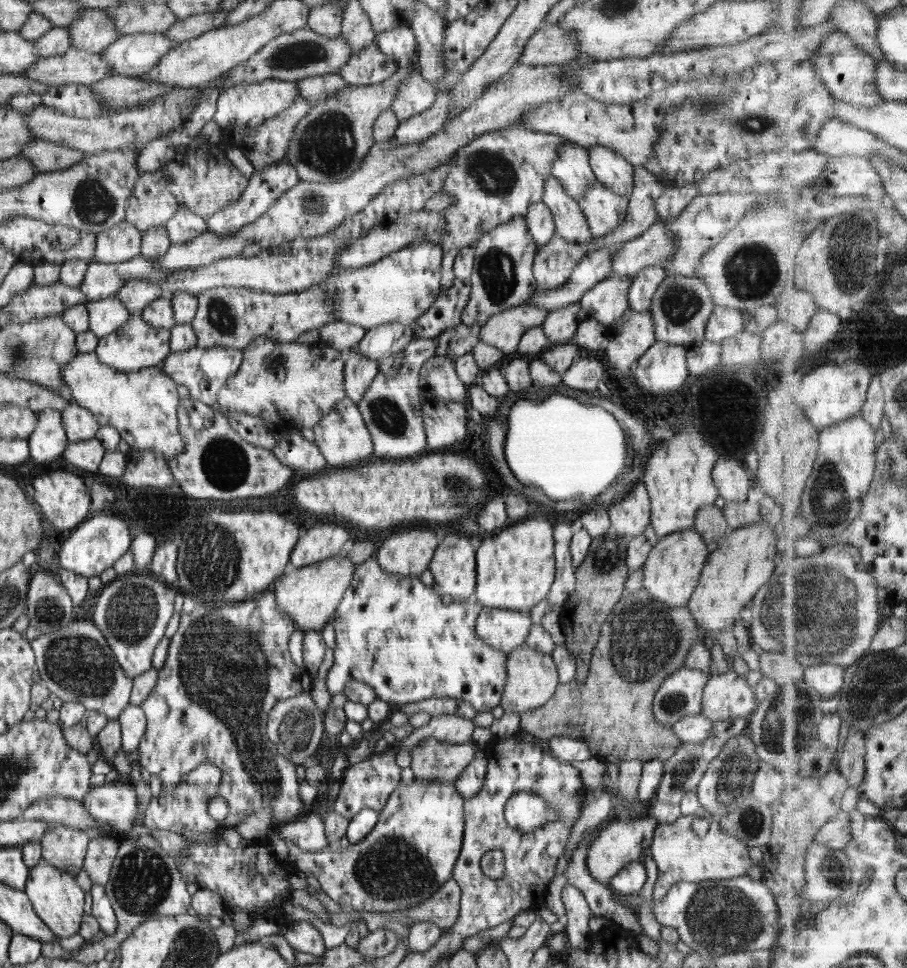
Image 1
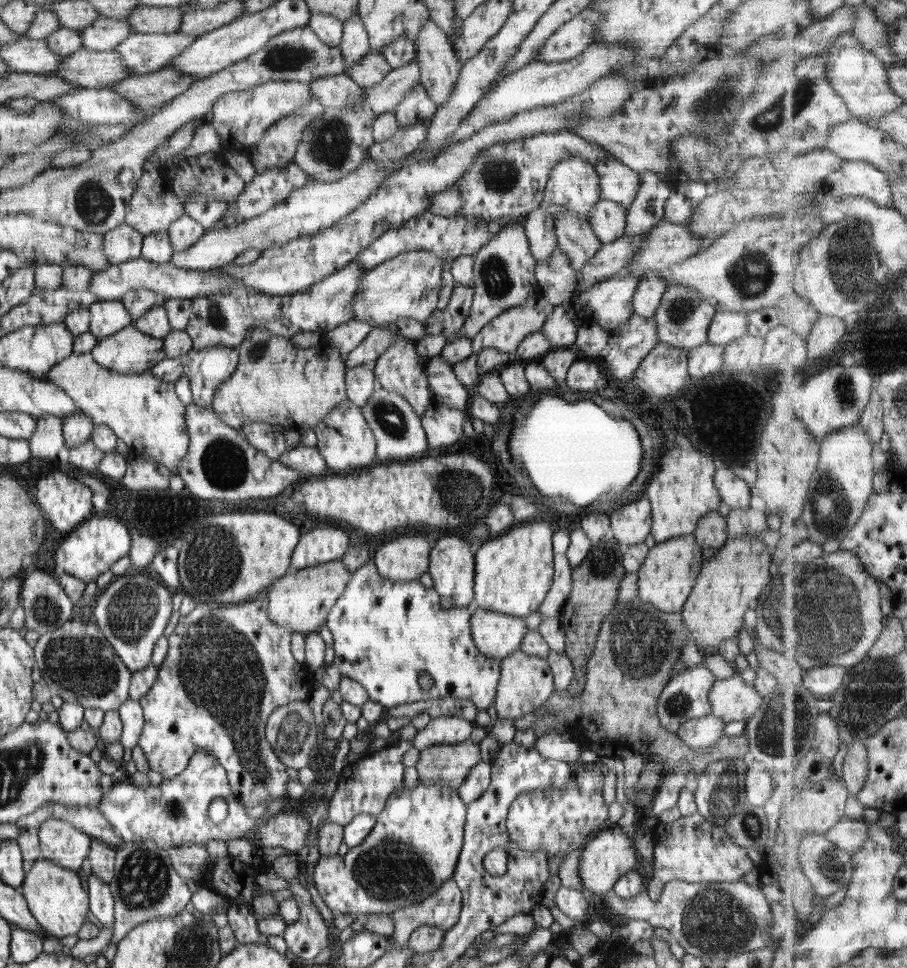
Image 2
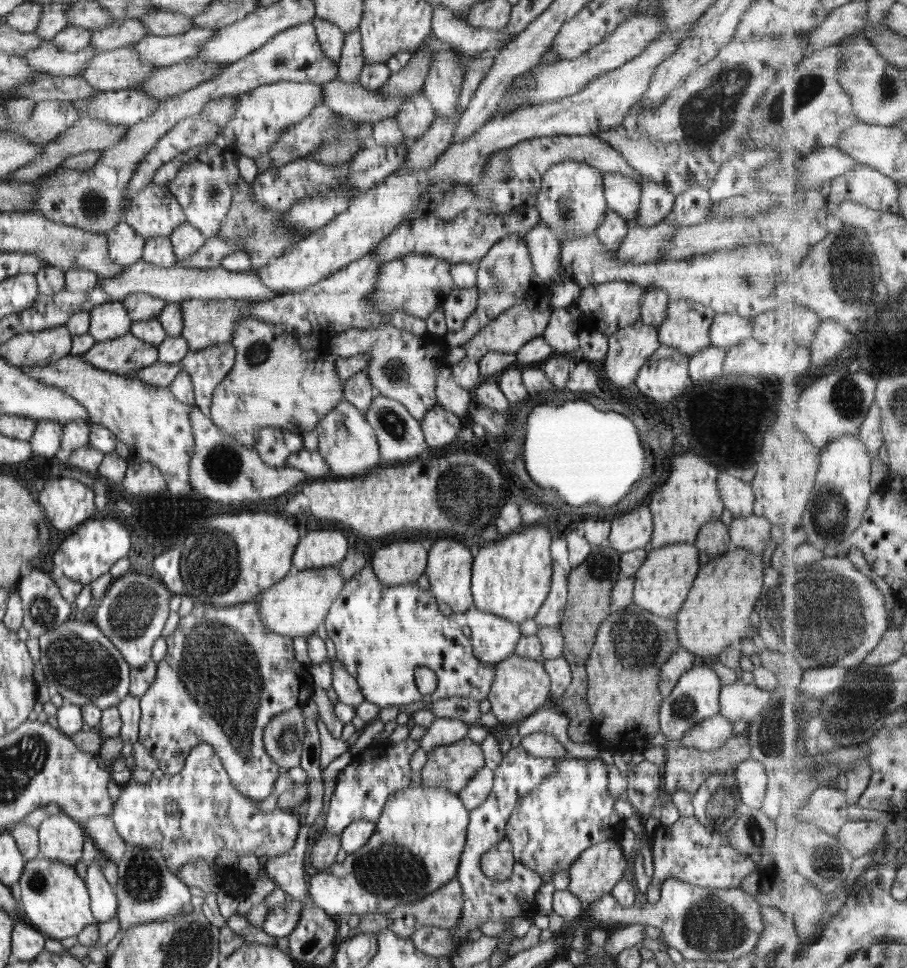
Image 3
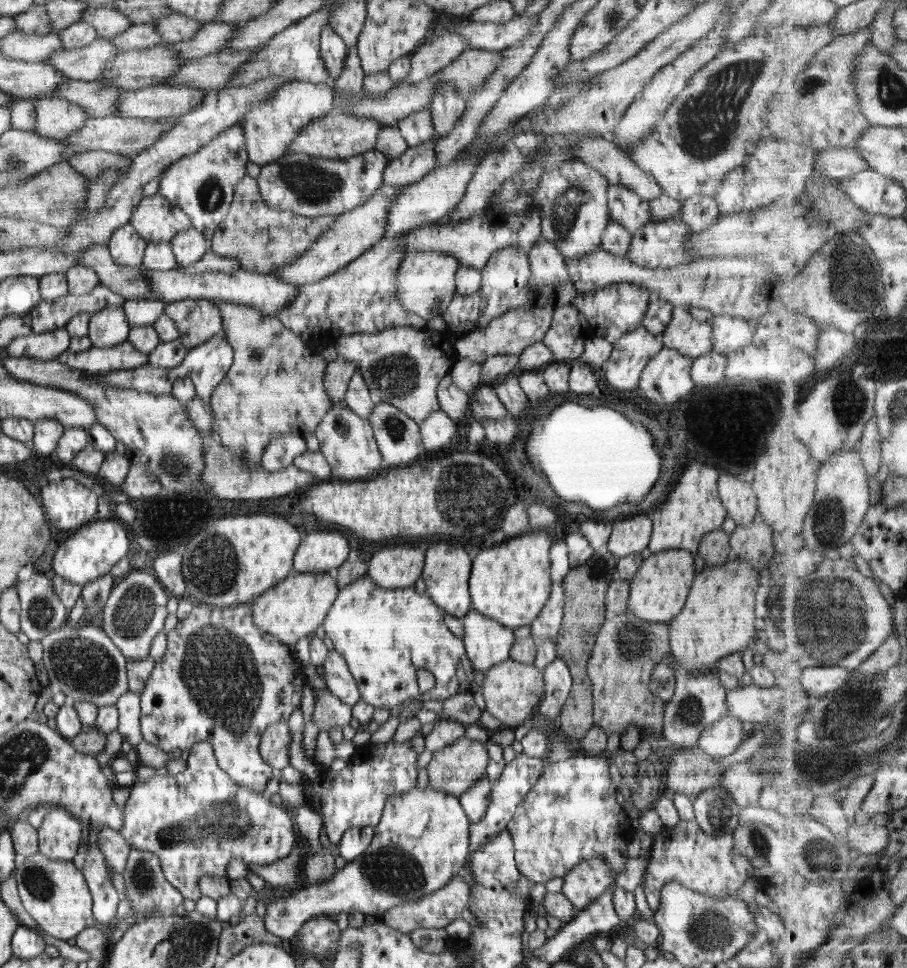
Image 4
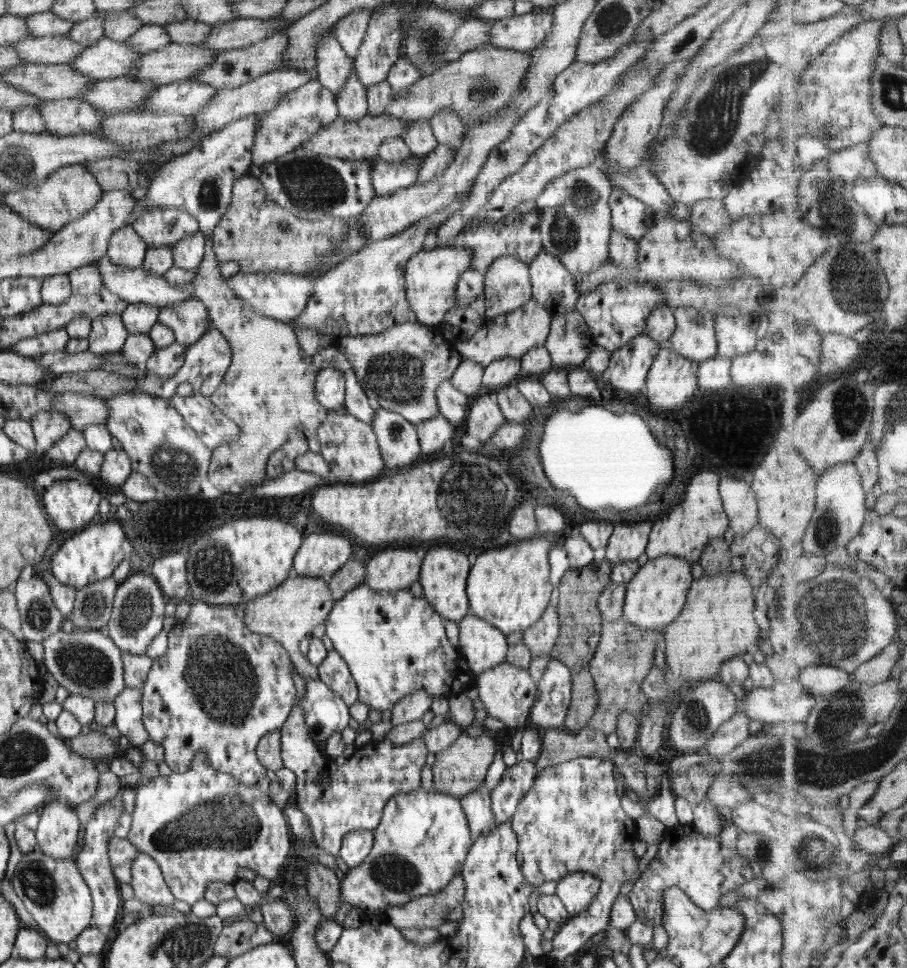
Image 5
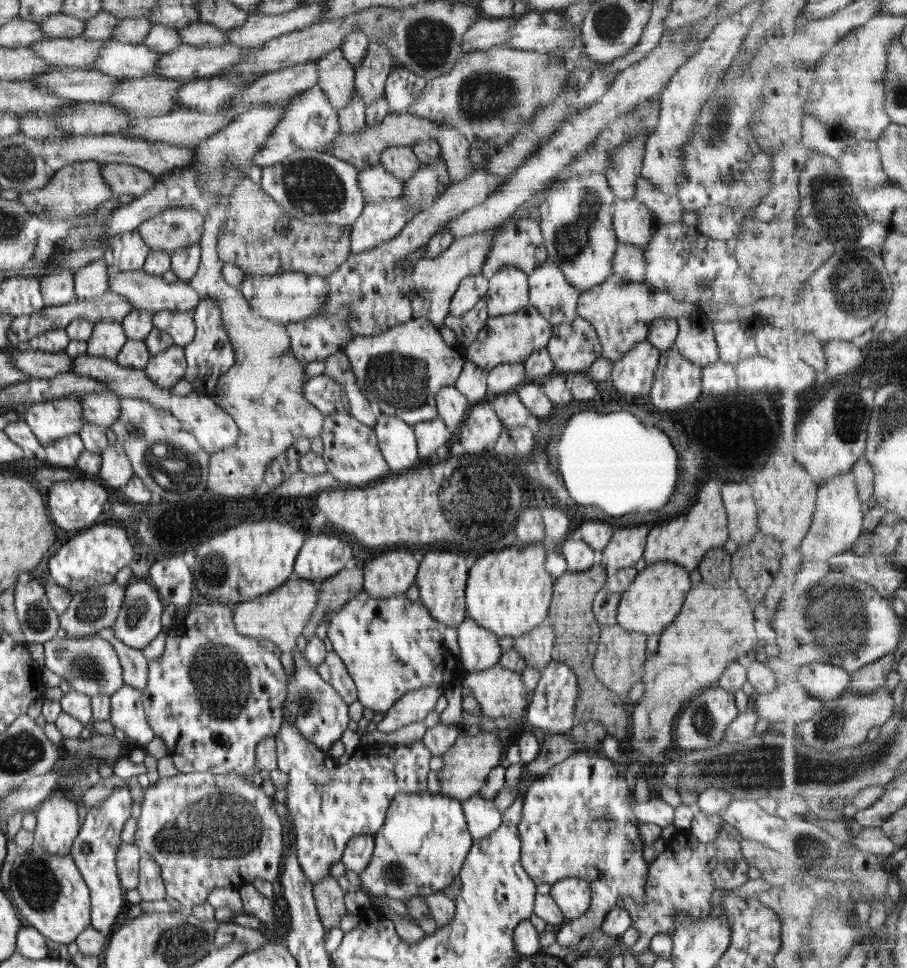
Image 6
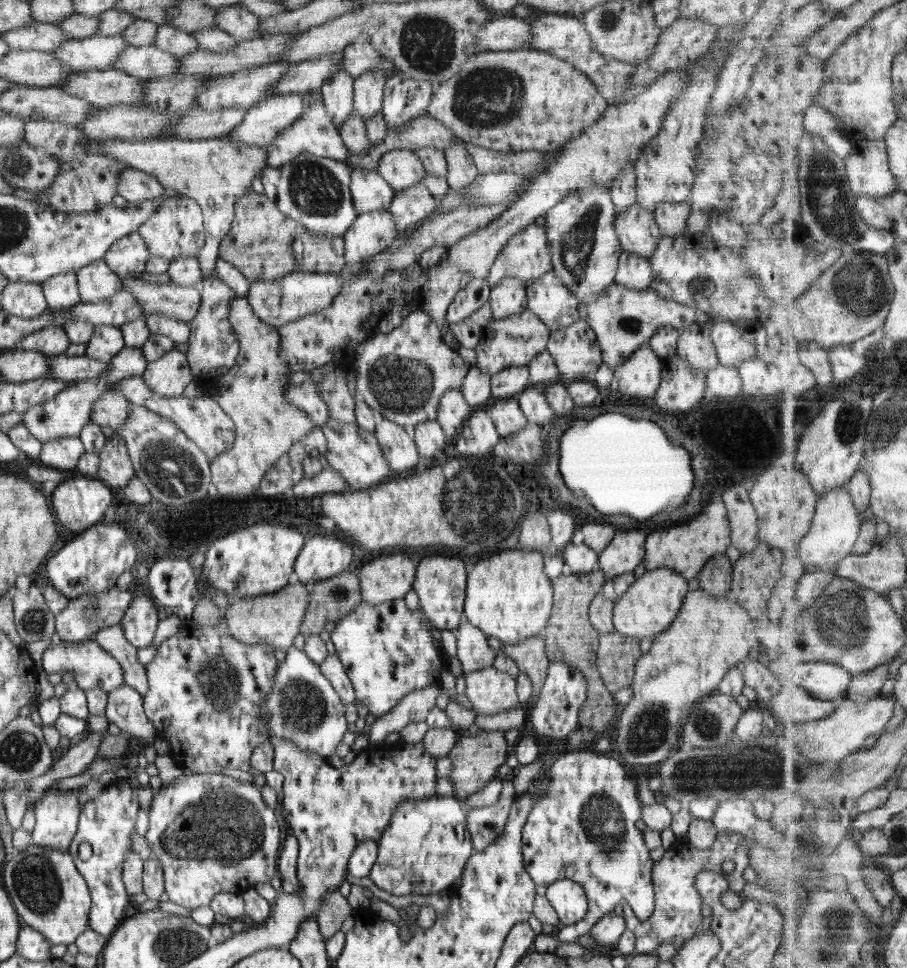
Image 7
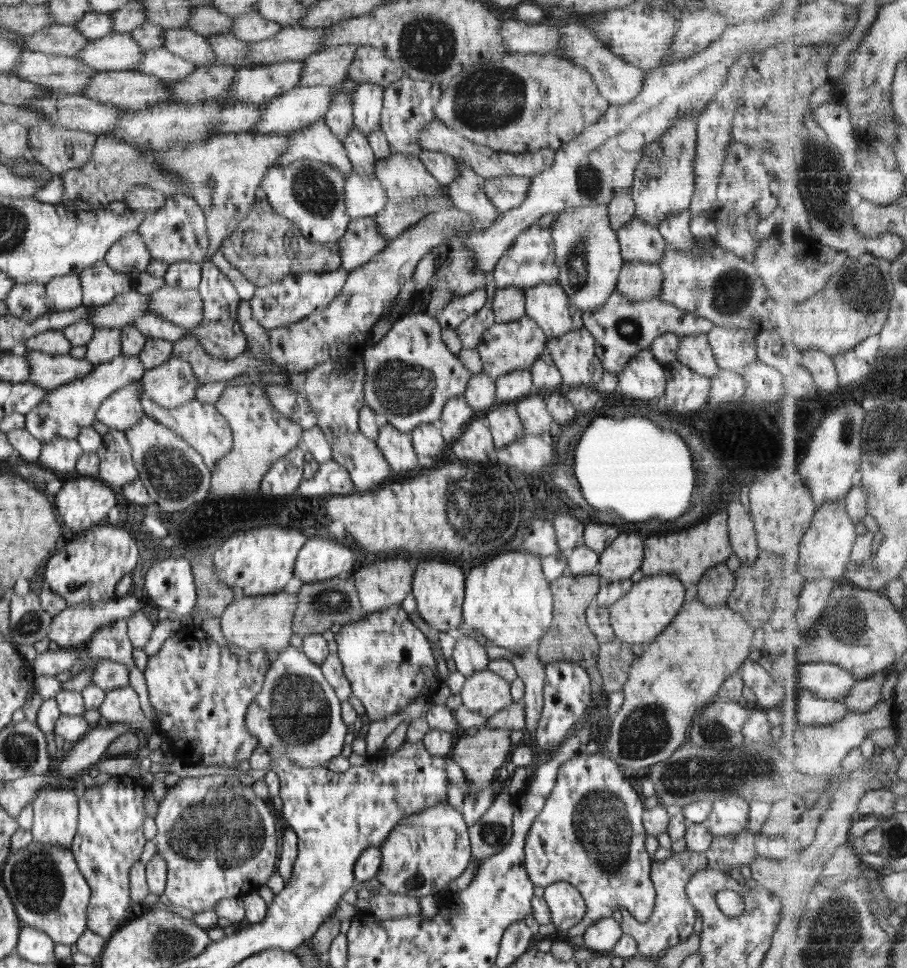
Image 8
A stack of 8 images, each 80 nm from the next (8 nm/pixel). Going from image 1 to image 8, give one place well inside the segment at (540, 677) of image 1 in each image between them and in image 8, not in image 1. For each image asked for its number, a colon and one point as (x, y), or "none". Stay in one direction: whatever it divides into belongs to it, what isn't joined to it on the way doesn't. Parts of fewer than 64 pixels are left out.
2: (526, 682)
3: (521, 685)
4: (512, 691)
5: (508, 692)
6: (501, 693)
7: (490, 691)
8: (485, 693)

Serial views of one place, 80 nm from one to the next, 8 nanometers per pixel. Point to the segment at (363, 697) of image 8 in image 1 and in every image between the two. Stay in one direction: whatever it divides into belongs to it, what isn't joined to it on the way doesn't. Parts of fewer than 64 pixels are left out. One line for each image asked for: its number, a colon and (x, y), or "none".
1: (392, 632)
2: (385, 632)
3: (381, 632)
4: (385, 635)
5: (394, 643)
6: (390, 646)
7: (387, 651)

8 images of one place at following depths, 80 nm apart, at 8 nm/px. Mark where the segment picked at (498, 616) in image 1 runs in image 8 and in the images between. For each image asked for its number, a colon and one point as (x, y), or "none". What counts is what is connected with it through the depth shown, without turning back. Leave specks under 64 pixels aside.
2: (496, 635)
3: (493, 638)
4: (487, 642)
5: (483, 646)
6: (479, 650)
7: (473, 651)
8: (469, 656)

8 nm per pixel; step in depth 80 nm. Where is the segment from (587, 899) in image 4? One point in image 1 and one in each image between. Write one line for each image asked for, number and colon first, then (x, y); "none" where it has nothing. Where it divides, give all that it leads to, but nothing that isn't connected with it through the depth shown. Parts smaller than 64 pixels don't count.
1: (617, 844)
2: (609, 855)
3: (593, 874)

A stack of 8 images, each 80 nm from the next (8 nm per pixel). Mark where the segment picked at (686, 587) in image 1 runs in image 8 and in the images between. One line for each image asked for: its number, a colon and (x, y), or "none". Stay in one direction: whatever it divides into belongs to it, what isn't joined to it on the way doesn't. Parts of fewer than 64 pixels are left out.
2: (666, 577)
3: (662, 582)
4: (658, 592)
5: (654, 598)
6: (650, 604)
7: (649, 606)
8: (650, 605)

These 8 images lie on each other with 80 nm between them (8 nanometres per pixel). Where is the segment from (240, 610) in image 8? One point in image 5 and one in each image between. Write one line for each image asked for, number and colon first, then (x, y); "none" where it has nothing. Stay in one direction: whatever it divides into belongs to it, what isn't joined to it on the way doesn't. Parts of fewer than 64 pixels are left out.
5: (288, 613)
6: (280, 616)
7: (275, 619)

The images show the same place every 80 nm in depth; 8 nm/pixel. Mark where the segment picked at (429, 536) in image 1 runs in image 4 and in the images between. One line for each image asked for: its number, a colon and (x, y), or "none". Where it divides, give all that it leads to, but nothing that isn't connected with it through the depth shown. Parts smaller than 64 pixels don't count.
2: (405, 559)
3: (404, 562)
4: (400, 567)

